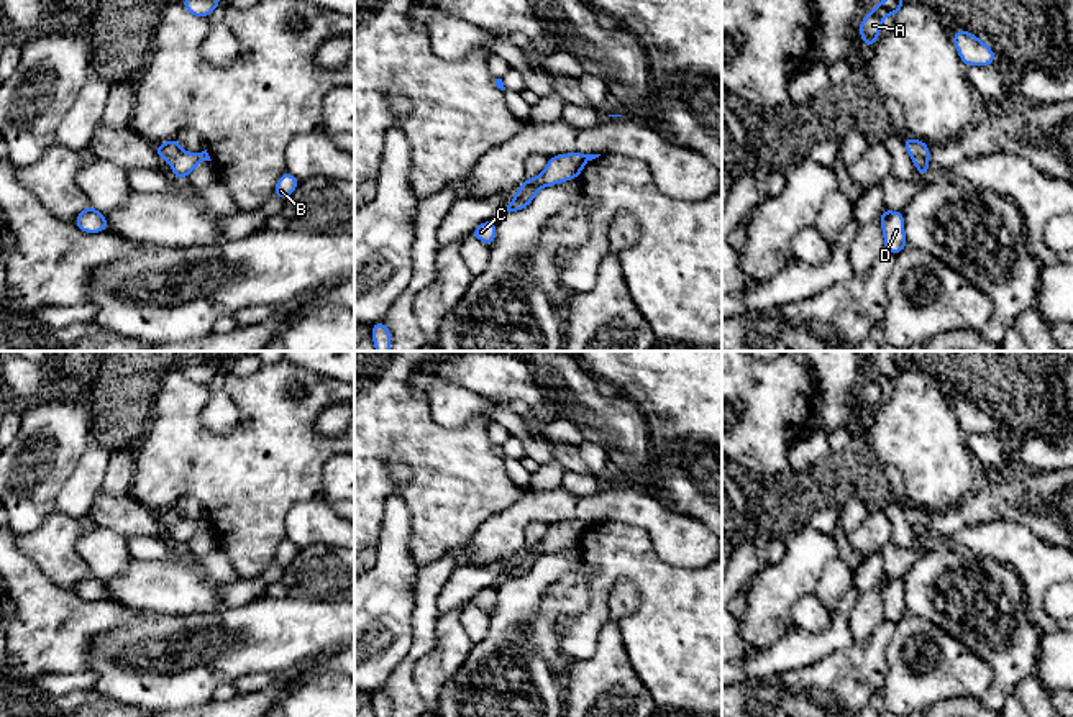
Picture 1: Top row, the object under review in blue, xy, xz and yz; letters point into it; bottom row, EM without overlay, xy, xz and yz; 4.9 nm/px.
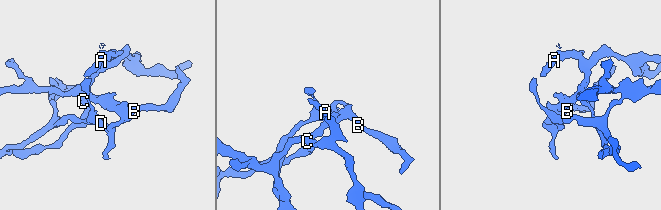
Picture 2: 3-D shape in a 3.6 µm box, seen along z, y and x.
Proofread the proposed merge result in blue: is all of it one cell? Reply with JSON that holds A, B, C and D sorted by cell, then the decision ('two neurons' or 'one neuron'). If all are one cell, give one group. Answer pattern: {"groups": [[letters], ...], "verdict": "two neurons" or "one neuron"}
{"groups": [["A", "C"], ["B", "D"]], "verdict": "two neurons"}

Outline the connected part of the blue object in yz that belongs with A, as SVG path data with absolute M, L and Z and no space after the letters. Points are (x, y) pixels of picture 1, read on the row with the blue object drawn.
M881 0L868 15L865 15L858 31L866 49L876 43L881 33L883 18L886 15L896 16L904 3L906 0Z

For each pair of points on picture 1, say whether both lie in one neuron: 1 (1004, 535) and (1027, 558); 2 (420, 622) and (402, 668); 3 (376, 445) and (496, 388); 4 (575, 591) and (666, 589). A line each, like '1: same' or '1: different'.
1: same
2: same
3: different
4: different

